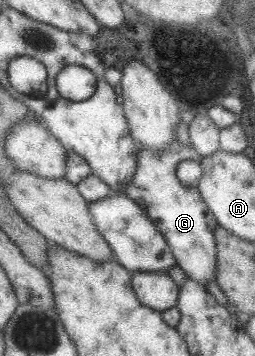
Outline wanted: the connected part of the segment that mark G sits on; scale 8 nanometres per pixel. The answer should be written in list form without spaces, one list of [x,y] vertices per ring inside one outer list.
[[[178,140],[169,141],[161,150],[138,148],[136,169],[123,193],[139,205],[169,245],[178,265],[188,278],[206,287],[207,281],[215,279],[216,246],[213,231],[217,226],[215,217],[203,202],[197,186],[184,186],[176,177],[179,161],[199,162],[201,155],[191,146]]]

